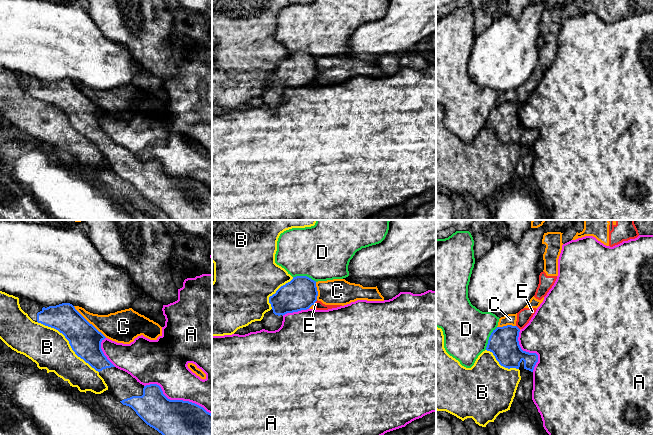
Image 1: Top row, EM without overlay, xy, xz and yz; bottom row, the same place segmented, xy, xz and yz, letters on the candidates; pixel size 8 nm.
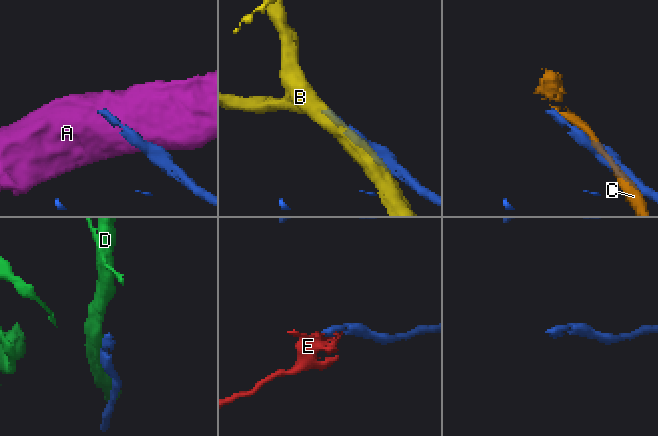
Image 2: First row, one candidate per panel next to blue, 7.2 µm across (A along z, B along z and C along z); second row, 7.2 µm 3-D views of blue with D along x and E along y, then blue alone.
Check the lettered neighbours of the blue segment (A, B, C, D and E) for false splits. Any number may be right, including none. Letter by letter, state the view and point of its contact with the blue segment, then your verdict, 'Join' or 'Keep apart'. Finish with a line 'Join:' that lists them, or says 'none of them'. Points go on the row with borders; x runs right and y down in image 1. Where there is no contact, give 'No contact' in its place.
A: Touches blue at xy (176, 400). Keep apart
B: Touches blue at xy (69, 343). Keep apart
C: Touches blue at xy (89, 323). Keep apart
D: Touches blue at yz (489, 338). Keep apart
E: Touches blue at xz (315, 301). Keep apart
Join: none of them

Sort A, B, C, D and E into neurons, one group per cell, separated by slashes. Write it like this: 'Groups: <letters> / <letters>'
Groups: A / B / C E / D

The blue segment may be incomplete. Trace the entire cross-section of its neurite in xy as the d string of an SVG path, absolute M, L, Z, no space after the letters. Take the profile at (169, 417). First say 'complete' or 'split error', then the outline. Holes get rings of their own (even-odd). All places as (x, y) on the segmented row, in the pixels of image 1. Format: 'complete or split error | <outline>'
split error | M19 298L21 309L35 322L54 328L69 341L75 354L99 372L114 399L131 407L150 427L162 435L212 435L212 414L203 407L183 400L168 399L157 384L142 385L127 372L116 368L104 355L101 342L106 338L90 324L70 303L45 306Z

